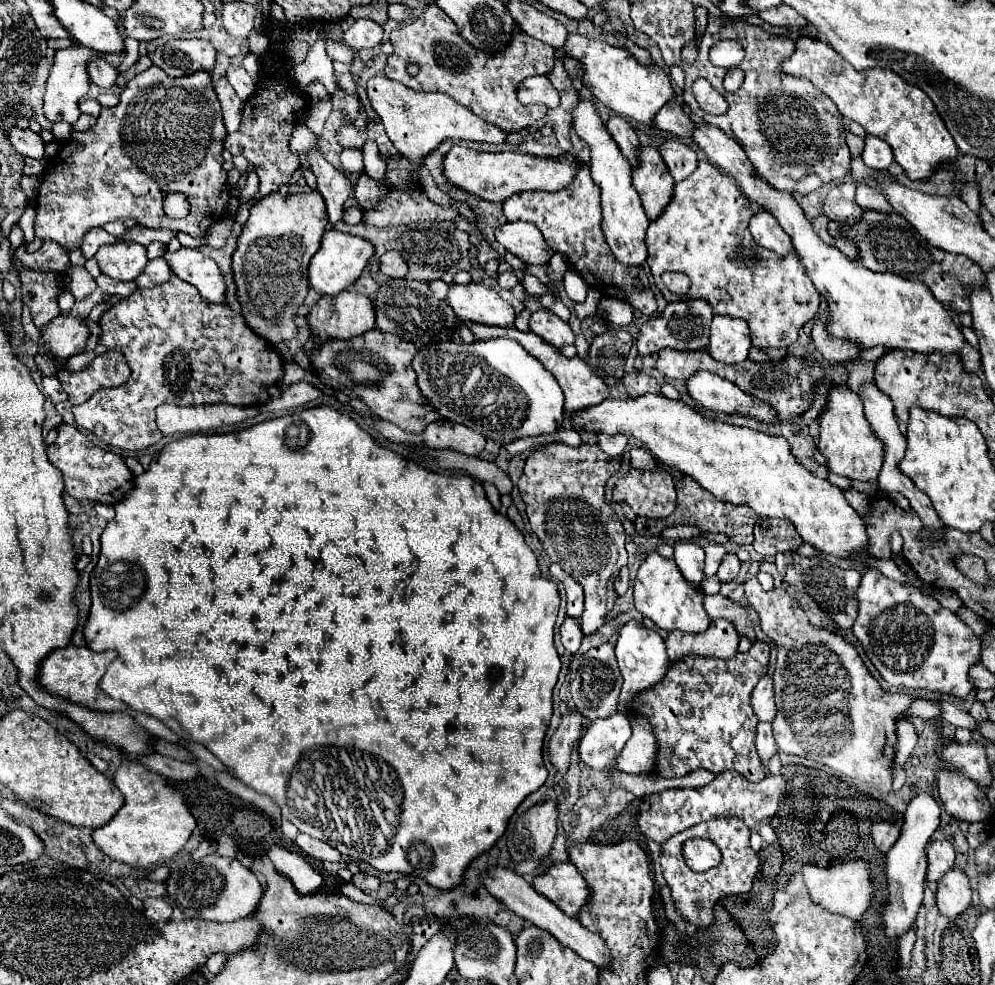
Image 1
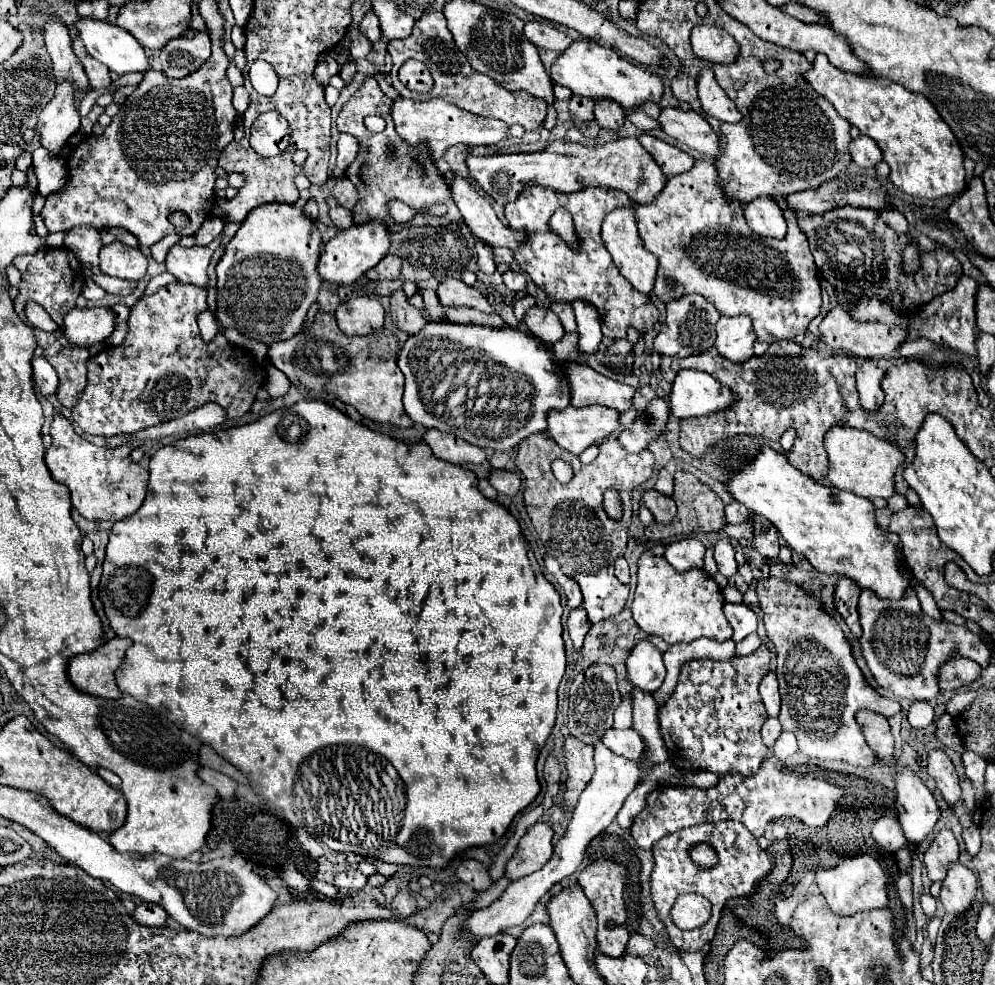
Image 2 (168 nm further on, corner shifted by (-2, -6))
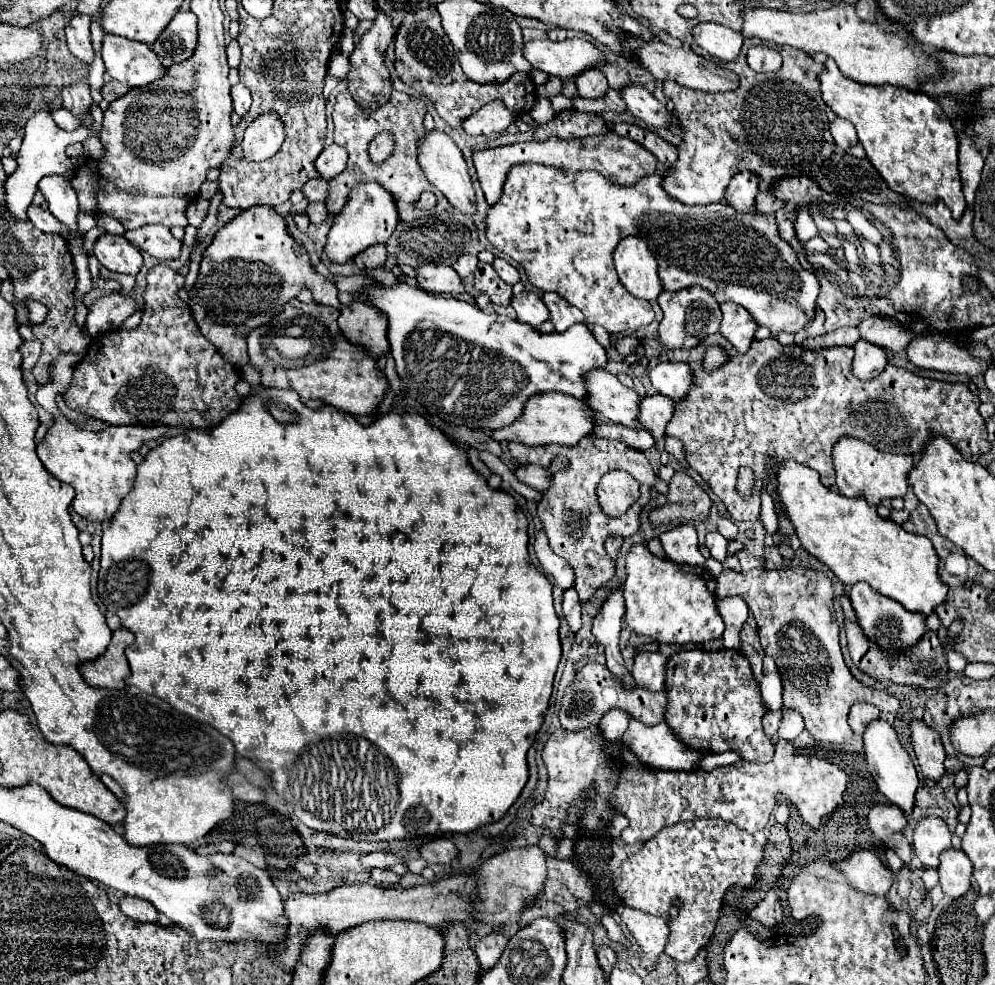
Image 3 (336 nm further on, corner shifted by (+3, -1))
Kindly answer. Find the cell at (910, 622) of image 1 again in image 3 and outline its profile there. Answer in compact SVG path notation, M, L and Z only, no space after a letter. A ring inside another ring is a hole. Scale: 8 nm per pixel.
M856 582L854 586L850 586L848 596L852 600L862 630L872 642L878 642L880 648L908 648L912 642L918 642L918 636L926 632L926 624L924 624L926 620L922 620L922 616L914 616L914 612L906 612L906 608L874 592L866 582Z

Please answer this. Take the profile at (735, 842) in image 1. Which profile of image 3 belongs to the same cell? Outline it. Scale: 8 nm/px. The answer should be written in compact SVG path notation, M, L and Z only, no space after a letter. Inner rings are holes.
M718 818L690 820L662 828L648 842L628 846L632 854L622 864L620 878L612 884L614 894L626 906L654 916L668 916L674 904L680 906L678 916L670 922L670 940L666 944L666 954L674 962L694 962L700 948L714 934L726 890L730 886L750 886L756 880L756 868L764 852L764 846L748 832Z

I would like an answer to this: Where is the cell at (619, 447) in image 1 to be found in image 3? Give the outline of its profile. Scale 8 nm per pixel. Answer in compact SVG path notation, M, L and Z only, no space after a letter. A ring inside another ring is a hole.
M652 394L652 396L644 396L640 402L640 420L646 426L646 430L650 430L654 434L656 440L664 438L664 428L672 418L676 400L672 400L670 396L662 396L662 394Z

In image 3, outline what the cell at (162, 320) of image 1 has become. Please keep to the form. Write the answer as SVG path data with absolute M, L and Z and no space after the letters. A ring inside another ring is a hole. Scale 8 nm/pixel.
M156 264L154 268L150 268L148 272L148 286L146 286L146 292L144 292L144 298L146 300L146 308L144 308L144 316L142 316L142 322L138 328L134 330L116 330L116 332L108 332L108 334L98 334L92 338L88 350L86 350L86 356L84 360L76 366L74 370L74 380L72 380L72 386L70 390L64 394L64 400L66 404L72 408L72 410L80 410L92 418L98 418L106 424L114 424L114 426L128 426L128 424L134 424L134 426L182 426L182 428L198 428L198 430L210 430L214 426L218 426L228 414L236 412L240 408L240 402L242 398L238 396L238 392L234 390L234 384L240 380L240 372L232 366L232 364L226 364L226 360L222 360L222 356L218 356L216 348L204 340L204 336L198 332L198 326L194 324L192 316L190 316L190 310L186 308L186 304L182 302L182 298L178 296L178 290L184 286L184 278L172 270L170 266L166 264Z

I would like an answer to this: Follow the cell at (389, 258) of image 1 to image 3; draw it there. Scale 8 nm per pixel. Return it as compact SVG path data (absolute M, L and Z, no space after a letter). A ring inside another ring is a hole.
M374 244L366 250L362 250L360 254L354 256L354 264L364 270L364 268L378 268L382 266L386 260L386 246L384 244Z

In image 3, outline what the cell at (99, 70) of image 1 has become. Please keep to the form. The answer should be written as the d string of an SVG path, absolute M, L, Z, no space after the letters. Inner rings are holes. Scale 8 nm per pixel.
M76 14L66 26L68 50L84 64L90 64L94 58L94 50L90 44L90 24L92 24L92 16Z

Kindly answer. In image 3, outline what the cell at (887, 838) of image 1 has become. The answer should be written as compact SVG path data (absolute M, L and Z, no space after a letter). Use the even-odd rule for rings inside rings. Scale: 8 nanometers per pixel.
M876 804L868 814L868 824L880 840L888 840L894 832L906 828L906 814L894 804Z

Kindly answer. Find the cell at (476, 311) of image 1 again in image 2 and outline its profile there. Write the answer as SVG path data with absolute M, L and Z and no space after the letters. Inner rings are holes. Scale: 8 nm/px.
M461 279L441 281L437 295L445 307L471 307L483 313L495 313L495 307L489 303L489 299L475 287L465 285Z

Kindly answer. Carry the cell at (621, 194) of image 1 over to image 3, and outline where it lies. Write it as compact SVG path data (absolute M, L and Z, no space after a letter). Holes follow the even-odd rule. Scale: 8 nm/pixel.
M626 236L614 252L614 264L622 286L636 298L656 300L664 290L658 276L658 264L644 240Z

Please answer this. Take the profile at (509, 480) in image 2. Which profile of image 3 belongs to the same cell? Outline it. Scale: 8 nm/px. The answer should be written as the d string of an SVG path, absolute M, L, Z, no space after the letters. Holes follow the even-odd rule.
M524 464L516 470L516 476L520 482L536 488L536 490L546 490L550 486L550 476L552 472L548 468L542 468L538 464Z

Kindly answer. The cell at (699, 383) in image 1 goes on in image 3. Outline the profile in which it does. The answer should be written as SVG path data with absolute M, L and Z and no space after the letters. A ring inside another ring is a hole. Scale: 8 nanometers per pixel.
M660 362L650 370L648 376L652 386L660 394L666 394L674 400L682 400L682 396L686 396L692 384L690 368L686 368L686 364L682 362Z

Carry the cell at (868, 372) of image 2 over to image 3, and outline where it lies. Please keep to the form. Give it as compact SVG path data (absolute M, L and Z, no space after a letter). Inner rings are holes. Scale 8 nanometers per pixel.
M858 340L854 344L854 352L856 352L856 356L854 356L852 372L860 380L872 380L888 364L886 350L882 346L876 346L876 344L868 342L868 340Z

